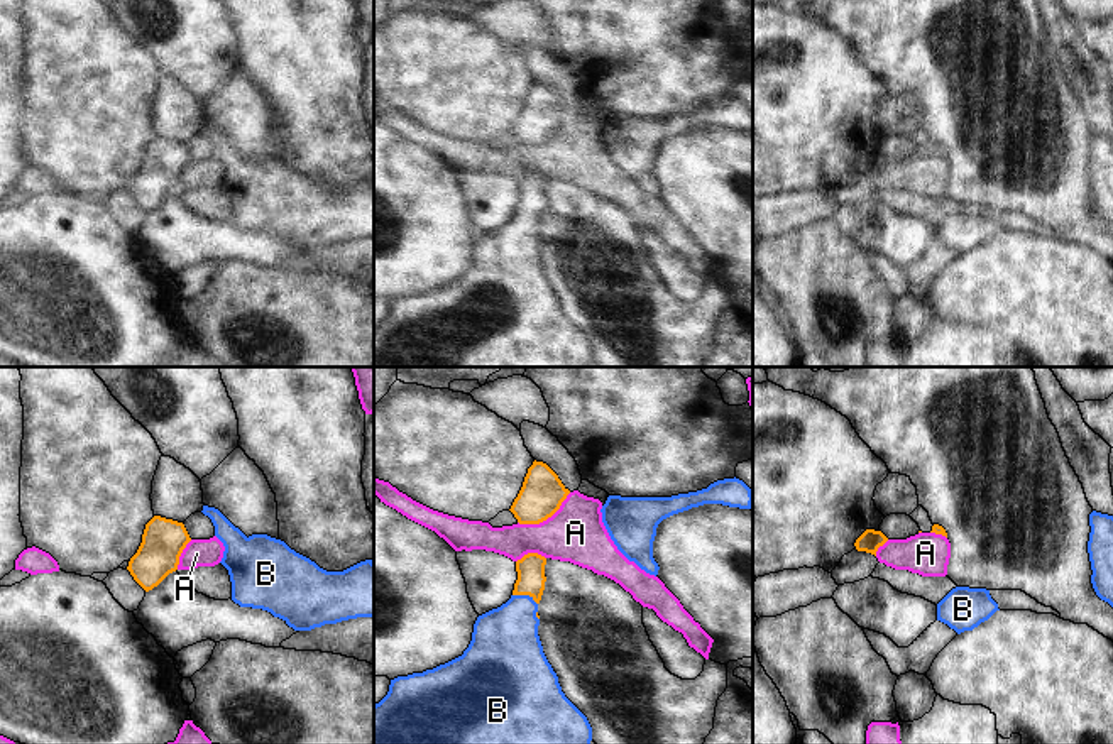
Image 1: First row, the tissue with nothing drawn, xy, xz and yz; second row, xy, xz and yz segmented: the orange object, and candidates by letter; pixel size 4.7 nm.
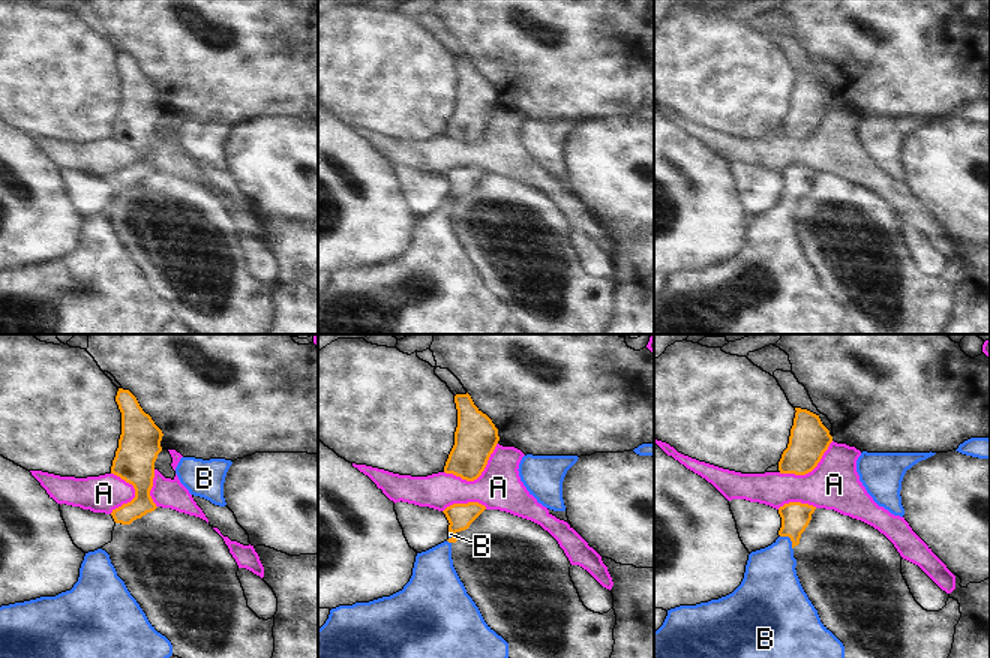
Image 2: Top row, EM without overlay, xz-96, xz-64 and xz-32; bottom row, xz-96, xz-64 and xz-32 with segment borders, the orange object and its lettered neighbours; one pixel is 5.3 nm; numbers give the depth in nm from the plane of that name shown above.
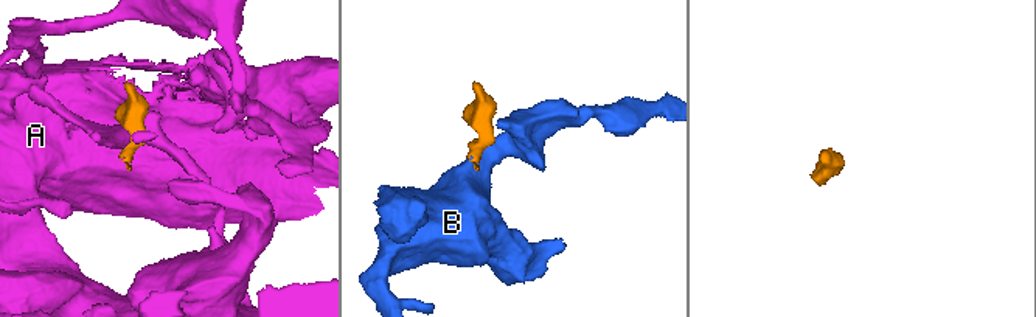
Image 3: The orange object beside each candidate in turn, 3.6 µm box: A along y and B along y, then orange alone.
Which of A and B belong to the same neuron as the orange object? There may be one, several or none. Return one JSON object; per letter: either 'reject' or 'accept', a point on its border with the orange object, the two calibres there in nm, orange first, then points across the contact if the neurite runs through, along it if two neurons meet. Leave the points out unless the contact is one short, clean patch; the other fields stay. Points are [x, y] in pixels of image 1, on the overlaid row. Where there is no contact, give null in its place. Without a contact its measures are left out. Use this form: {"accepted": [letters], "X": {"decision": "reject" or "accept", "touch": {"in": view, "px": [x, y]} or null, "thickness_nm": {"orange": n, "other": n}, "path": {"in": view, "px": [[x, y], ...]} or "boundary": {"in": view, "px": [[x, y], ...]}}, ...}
{"accepted": ["B"], "A": {"decision": "reject", "touch": {"in": "xz", "px": [545, 519]}, "thickness_nm": {"orange": 200, "other": 280}, "boundary": {"in": "xz", "px": [[570, 492], [545, 519], [518, 523]]}}, "B": {"decision": "accept", "touch": {"in": "xz", "px": [525, 594]}, "thickness_nm": {"orange": 130, "other": 320}, "path": {"in": "xz", "px": [[530, 568], [530, 585], [525, 594], [520, 616], [504, 641]]}}}

